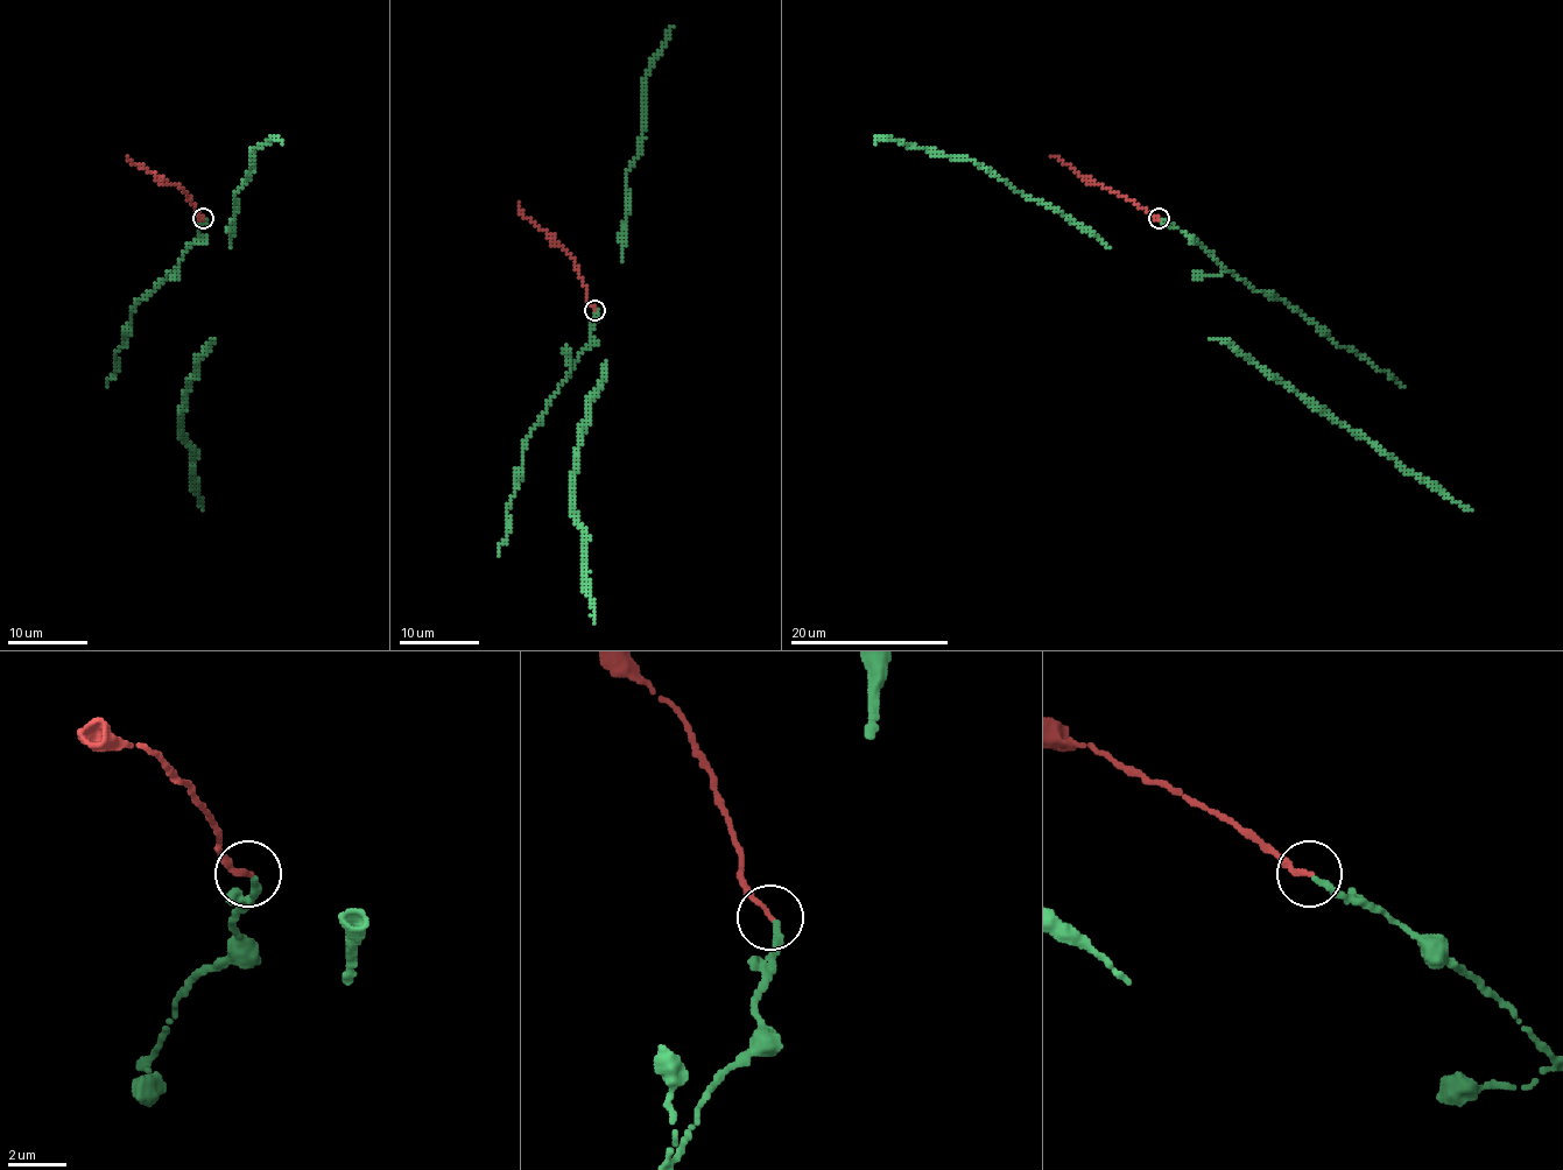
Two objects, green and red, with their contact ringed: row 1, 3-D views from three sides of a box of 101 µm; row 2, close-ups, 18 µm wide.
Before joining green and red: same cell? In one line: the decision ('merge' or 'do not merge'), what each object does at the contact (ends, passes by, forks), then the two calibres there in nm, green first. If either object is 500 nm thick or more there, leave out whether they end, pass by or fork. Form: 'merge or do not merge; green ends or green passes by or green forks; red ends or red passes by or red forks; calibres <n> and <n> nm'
merge; green ends; red ends; calibres 260 and 180 nm

